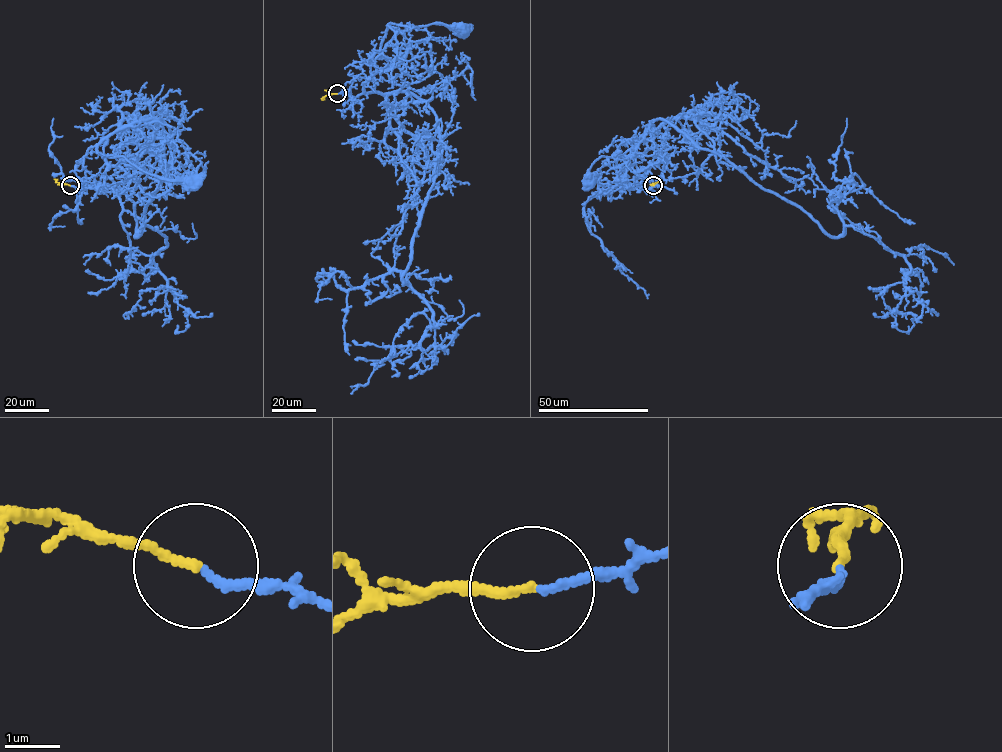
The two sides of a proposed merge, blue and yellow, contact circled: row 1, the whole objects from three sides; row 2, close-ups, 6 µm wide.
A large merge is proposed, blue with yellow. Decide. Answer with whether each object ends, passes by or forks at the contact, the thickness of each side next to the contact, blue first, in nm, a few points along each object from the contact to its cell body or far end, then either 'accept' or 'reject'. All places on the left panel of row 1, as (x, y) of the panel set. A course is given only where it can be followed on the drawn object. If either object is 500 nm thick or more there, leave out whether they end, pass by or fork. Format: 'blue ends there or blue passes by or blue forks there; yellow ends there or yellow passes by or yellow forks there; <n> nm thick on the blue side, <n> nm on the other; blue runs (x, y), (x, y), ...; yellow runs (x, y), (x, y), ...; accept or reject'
blue ends there; yellow ends there; 150 nm thick on the blue side, 140 nm on the other; blue runs (70, 185), (81, 187), (83, 158), (106, 138), (104, 153), (109, 157), (124, 156), (151, 174), (194, 184); yellow runs (69, 185), (54, 179); accept

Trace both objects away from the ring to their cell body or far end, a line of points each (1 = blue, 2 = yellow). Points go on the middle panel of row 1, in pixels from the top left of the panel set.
1: (337, 93), (348, 92), (350, 108), (357, 96), (373, 91), (371, 63), (396, 35), (432, 24), (461, 28)
2: (336, 93), (321, 98)

